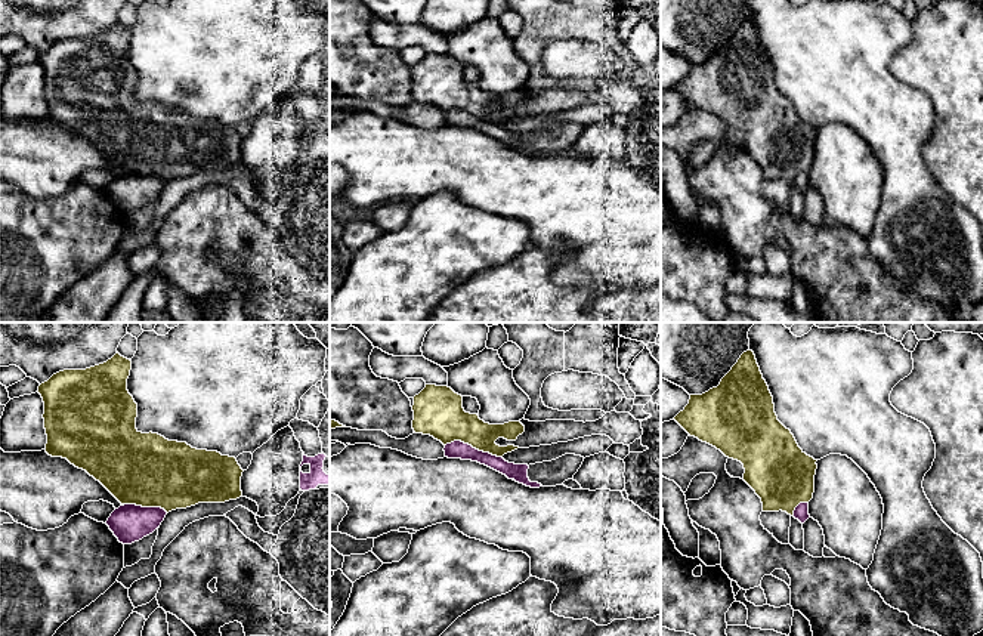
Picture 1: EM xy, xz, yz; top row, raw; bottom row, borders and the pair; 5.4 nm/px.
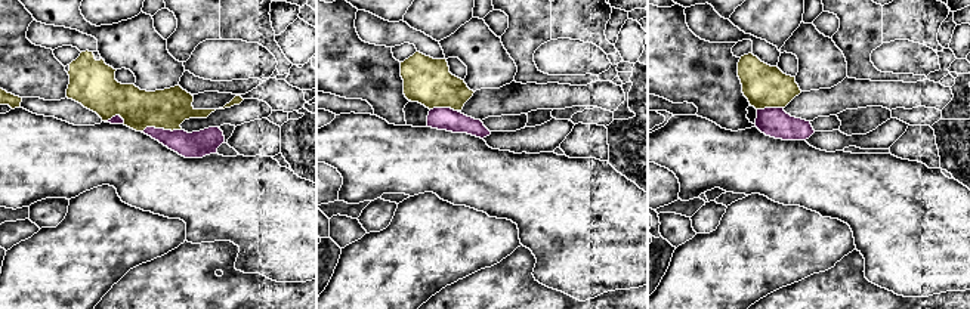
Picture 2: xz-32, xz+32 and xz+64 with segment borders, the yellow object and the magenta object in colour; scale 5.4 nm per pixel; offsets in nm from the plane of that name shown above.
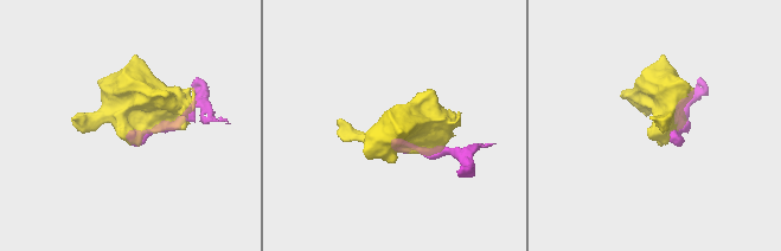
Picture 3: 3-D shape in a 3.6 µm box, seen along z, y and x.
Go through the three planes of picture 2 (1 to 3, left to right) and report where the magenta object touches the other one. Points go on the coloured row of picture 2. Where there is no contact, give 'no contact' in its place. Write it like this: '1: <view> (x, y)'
1: xz-32 (161, 127)
2: xz+32 (444, 107)
3: xz+64 (769, 107)

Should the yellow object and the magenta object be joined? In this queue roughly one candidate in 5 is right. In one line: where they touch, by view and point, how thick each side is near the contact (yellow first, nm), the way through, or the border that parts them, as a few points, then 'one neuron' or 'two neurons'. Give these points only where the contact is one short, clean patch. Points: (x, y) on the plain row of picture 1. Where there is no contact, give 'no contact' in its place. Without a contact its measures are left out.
xz (473, 116) | 260/100 nm | two neurons

